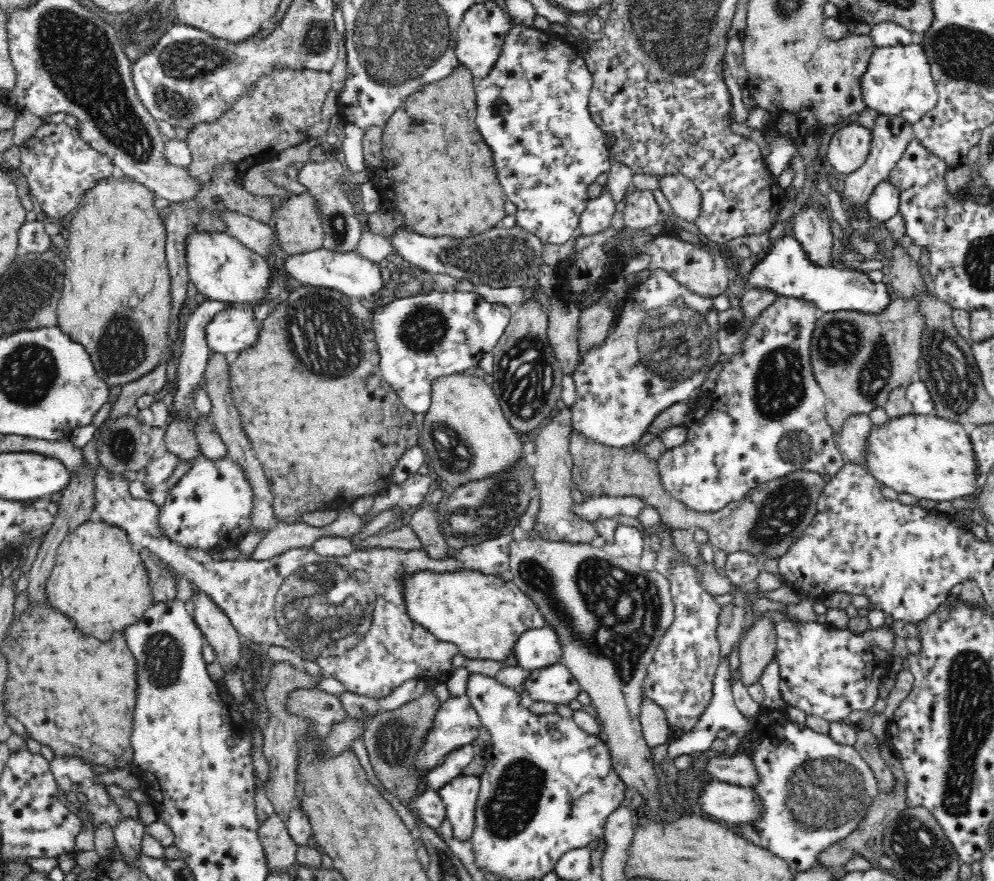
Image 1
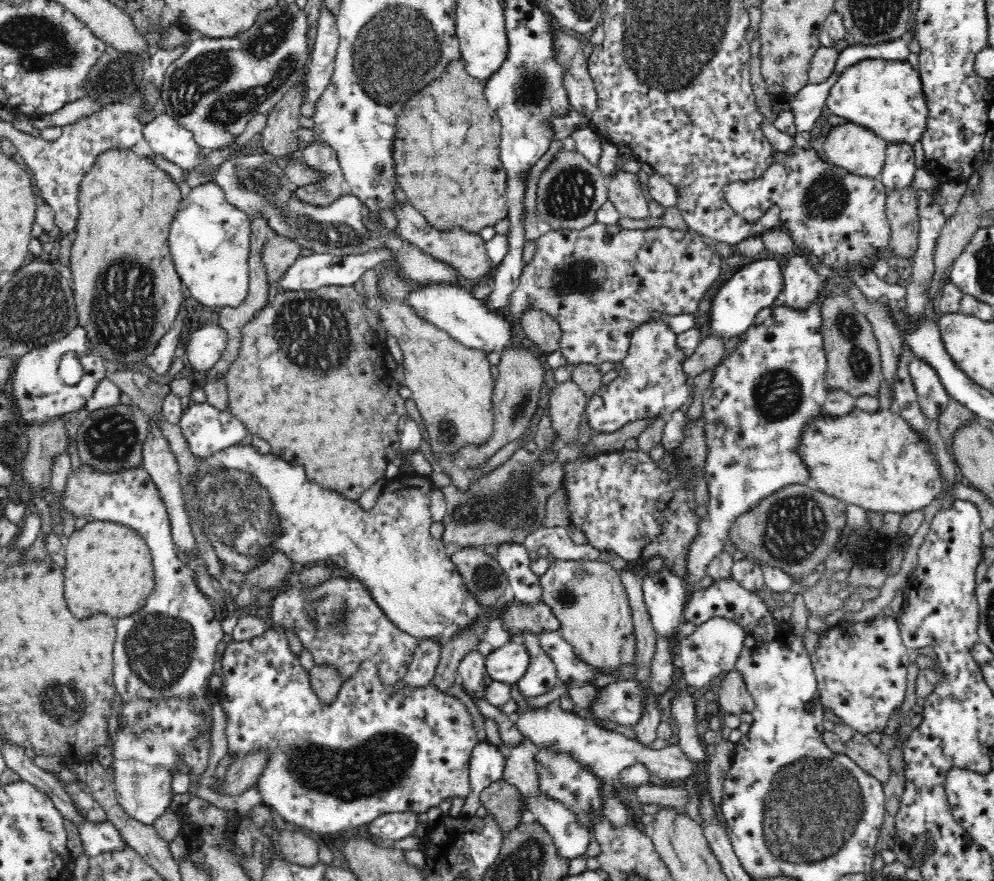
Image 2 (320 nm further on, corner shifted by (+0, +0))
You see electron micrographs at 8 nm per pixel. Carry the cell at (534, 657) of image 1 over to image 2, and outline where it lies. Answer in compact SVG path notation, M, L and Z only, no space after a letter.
M511 640L486 656L485 665L489 680L512 685L526 674L530 666L530 651L519 640Z

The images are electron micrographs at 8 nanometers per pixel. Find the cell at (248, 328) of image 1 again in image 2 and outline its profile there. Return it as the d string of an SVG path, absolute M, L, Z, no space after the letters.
M208 322L188 336L187 357L193 370L200 374L221 358L228 342L228 333L219 323Z

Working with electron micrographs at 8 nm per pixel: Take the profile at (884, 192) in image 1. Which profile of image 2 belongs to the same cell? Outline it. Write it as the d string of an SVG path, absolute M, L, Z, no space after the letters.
M890 145L885 156L880 179L887 192L911 187L916 170L914 148L910 145Z

